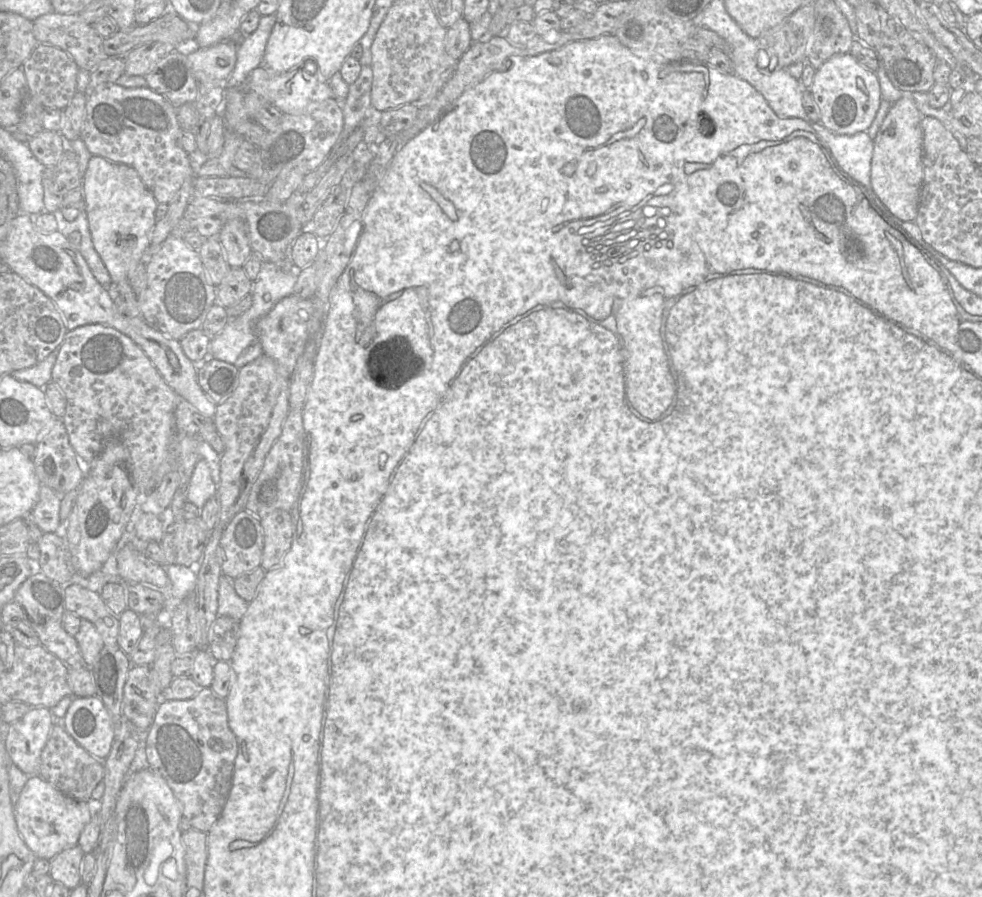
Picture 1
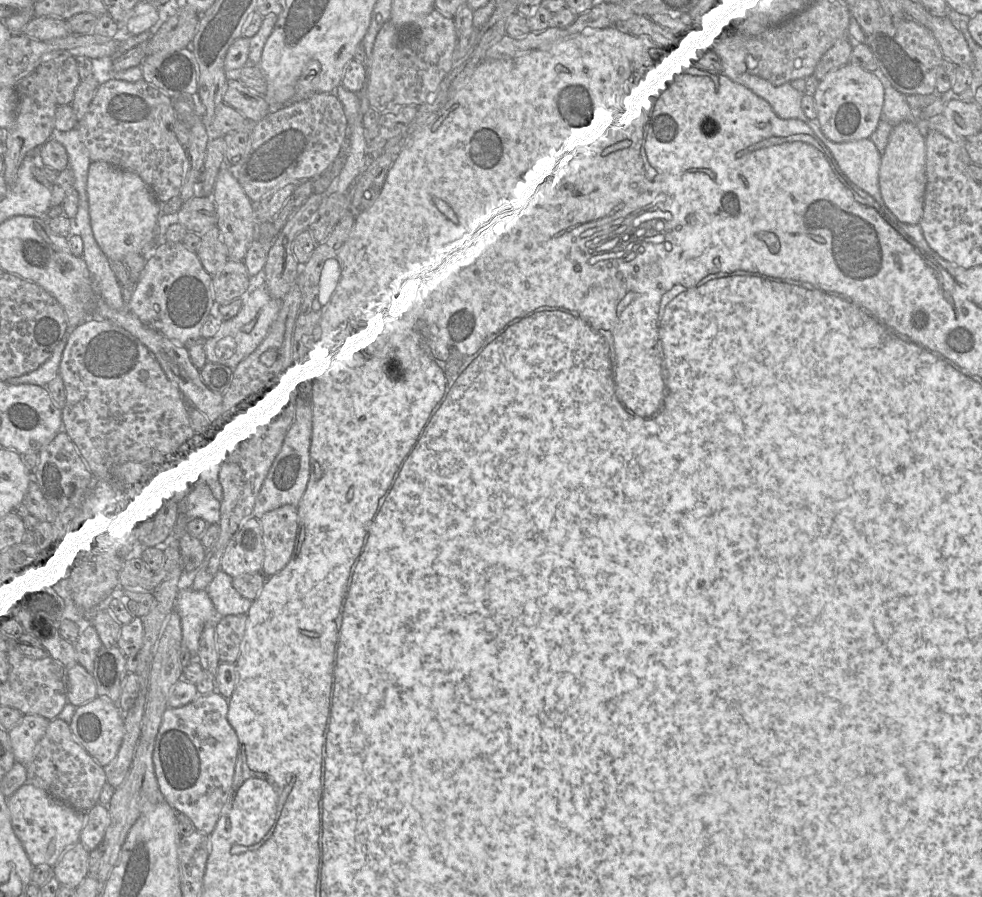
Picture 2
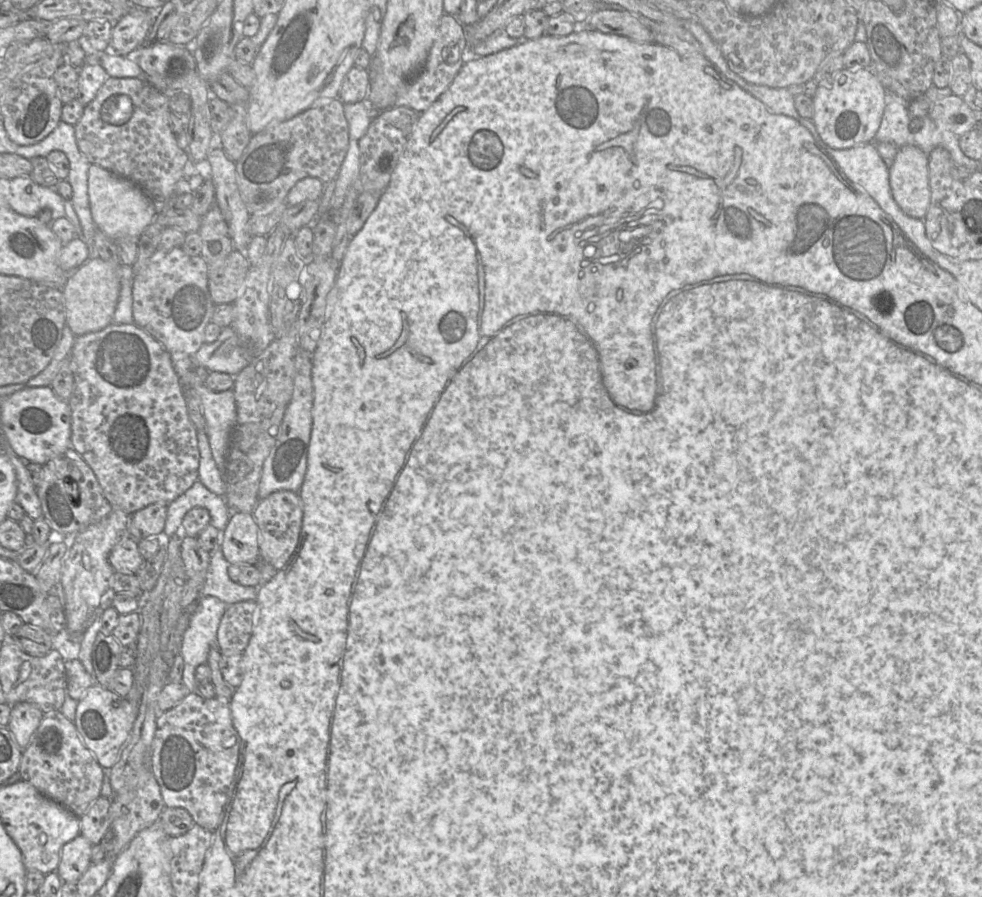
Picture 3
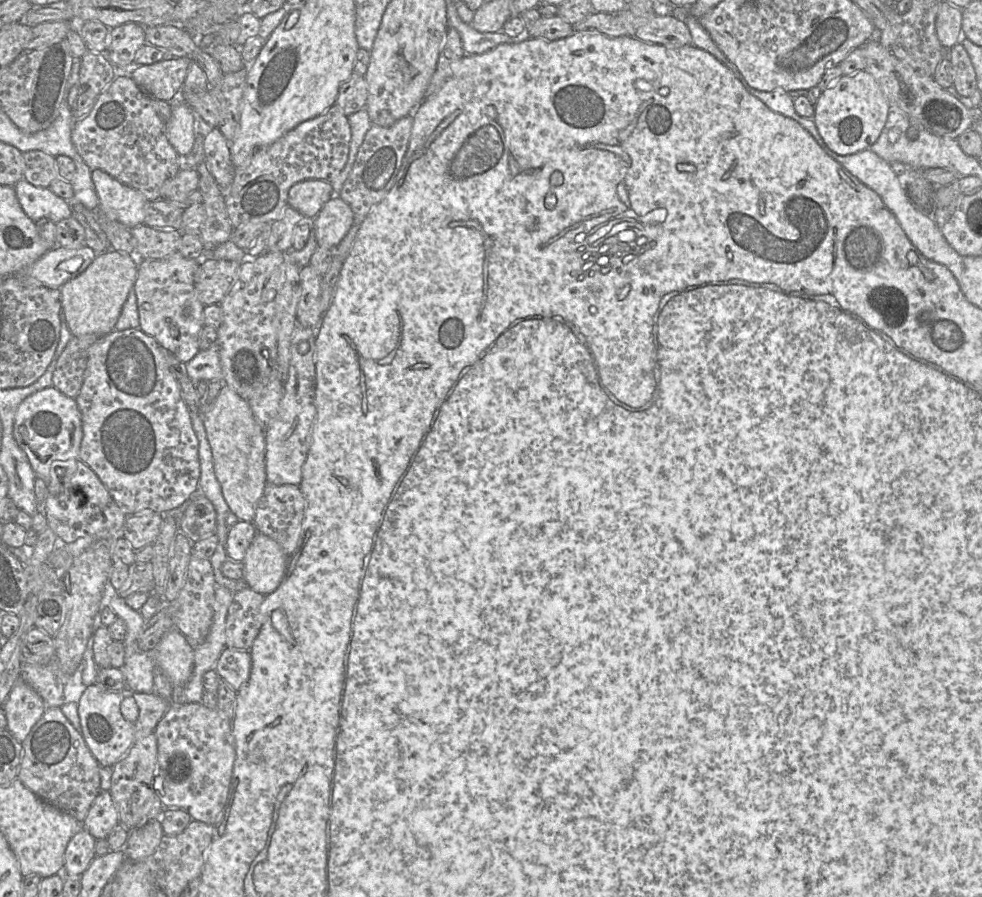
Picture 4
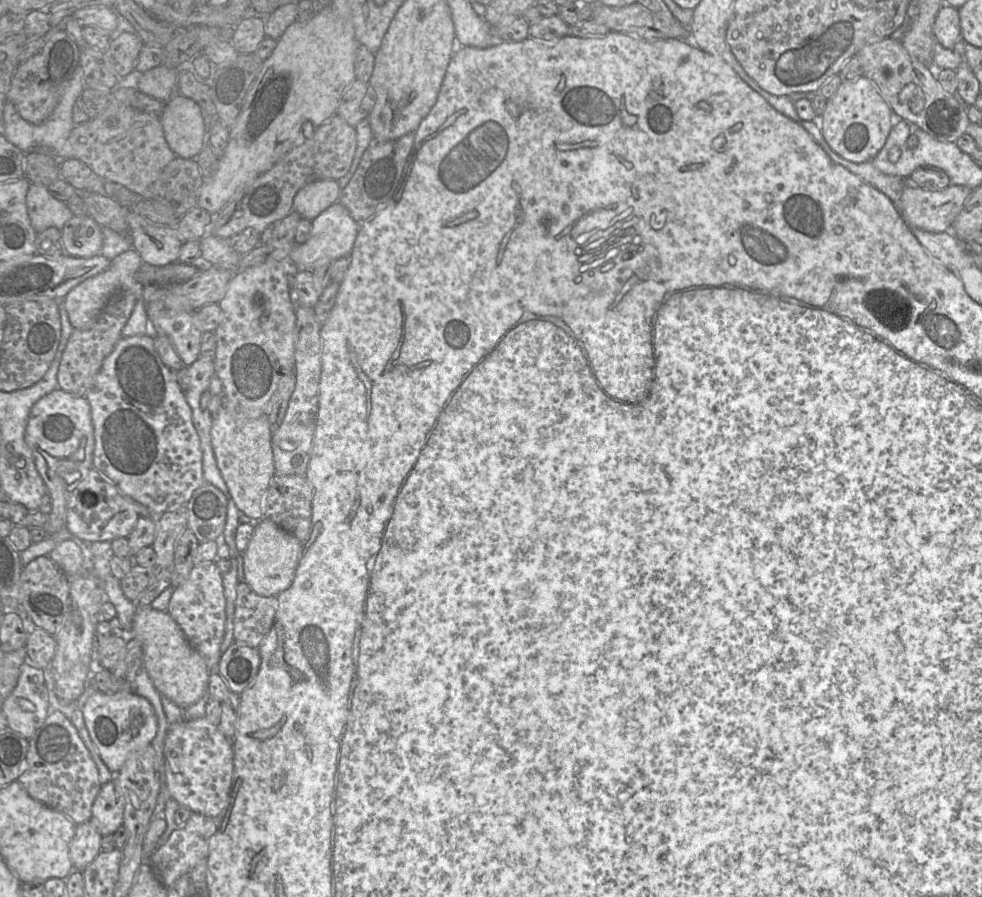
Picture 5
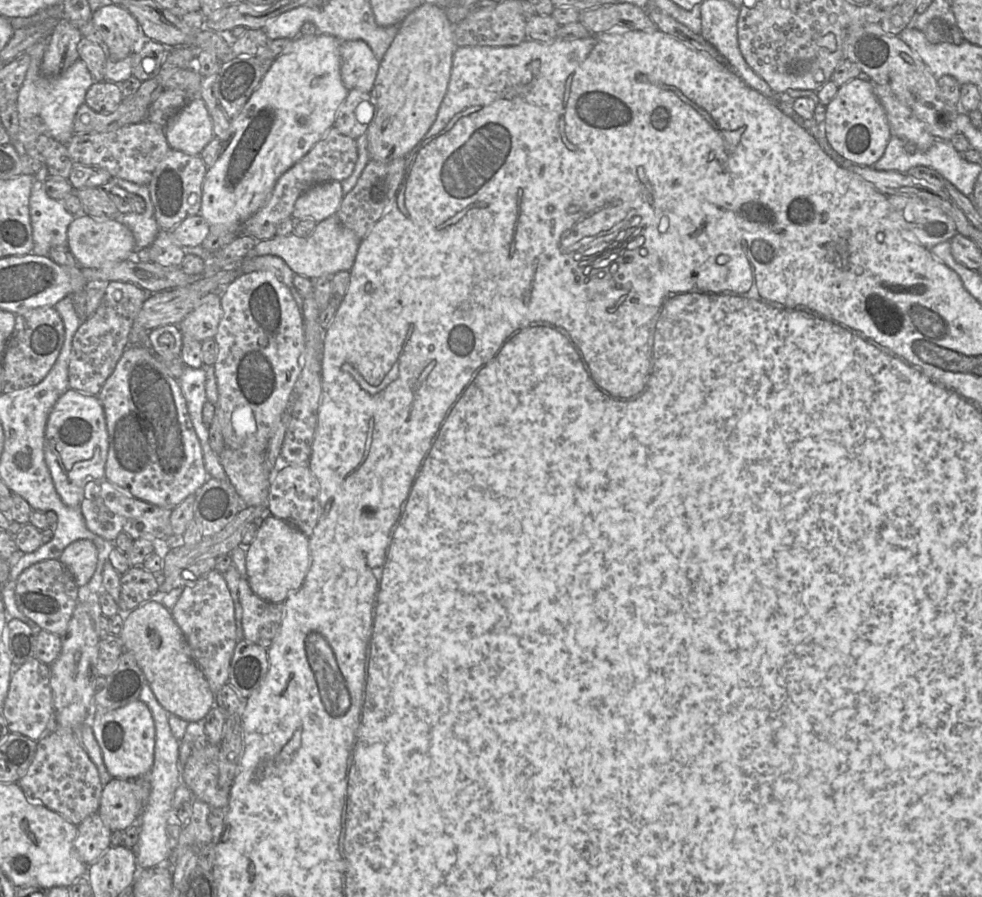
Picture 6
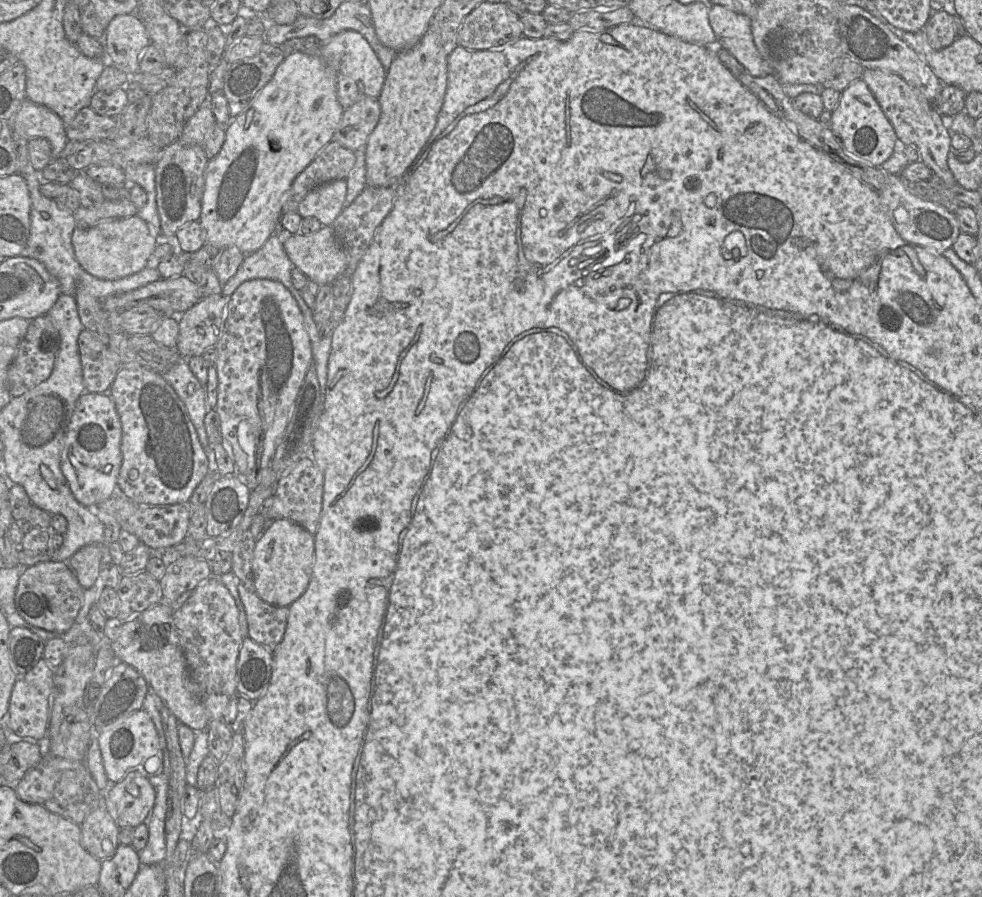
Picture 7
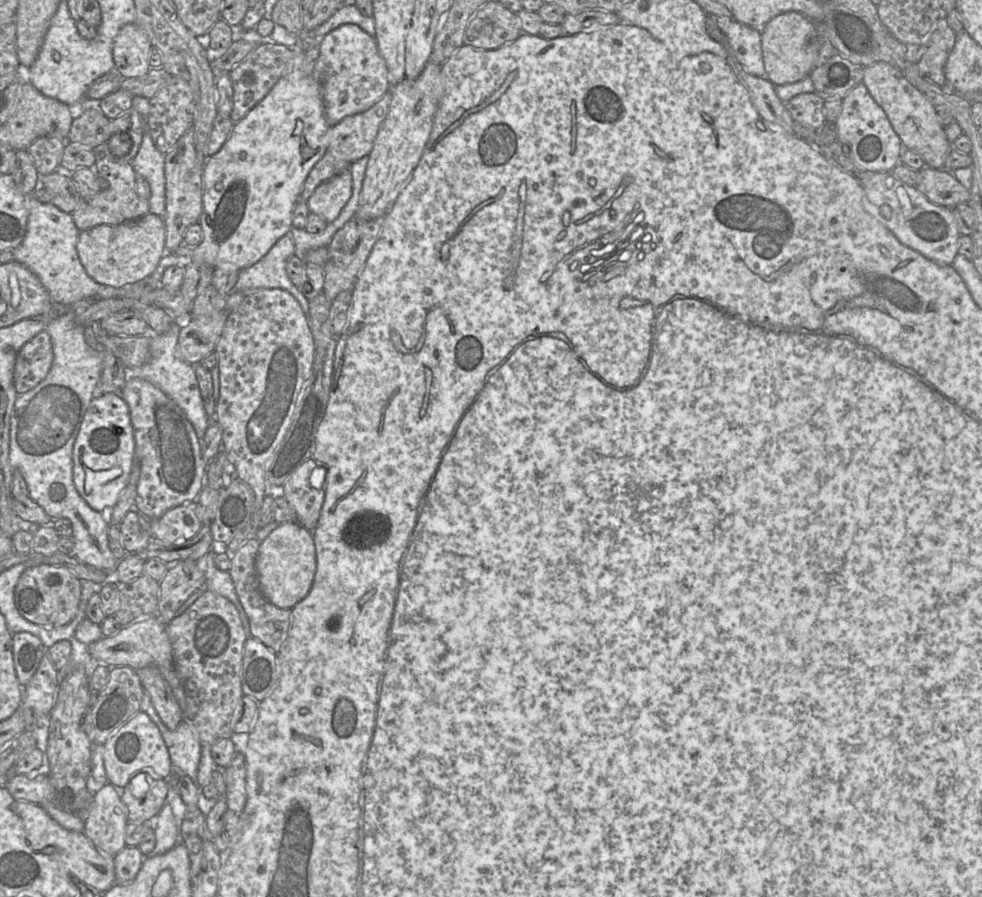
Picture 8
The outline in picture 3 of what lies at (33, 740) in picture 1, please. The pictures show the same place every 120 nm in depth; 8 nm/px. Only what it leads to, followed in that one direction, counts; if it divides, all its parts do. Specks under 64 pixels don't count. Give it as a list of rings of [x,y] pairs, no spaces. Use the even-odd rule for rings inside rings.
[[[20,702],[11,705],[8,730],[20,748],[24,749],[38,728],[44,713],[35,705]]]

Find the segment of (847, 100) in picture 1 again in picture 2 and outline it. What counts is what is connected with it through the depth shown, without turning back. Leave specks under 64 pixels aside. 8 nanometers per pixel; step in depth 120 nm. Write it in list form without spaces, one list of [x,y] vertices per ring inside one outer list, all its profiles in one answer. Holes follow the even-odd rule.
[[[851,62],[826,73],[812,96],[821,131],[836,143],[868,139],[882,119],[884,88],[880,80]]]

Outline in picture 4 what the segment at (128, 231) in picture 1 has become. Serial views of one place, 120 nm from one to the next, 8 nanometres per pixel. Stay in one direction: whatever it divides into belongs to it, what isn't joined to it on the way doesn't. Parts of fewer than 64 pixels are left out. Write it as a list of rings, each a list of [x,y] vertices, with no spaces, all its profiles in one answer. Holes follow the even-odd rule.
[[[100,169],[92,171],[99,208],[112,220],[128,228],[144,224],[147,198]]]

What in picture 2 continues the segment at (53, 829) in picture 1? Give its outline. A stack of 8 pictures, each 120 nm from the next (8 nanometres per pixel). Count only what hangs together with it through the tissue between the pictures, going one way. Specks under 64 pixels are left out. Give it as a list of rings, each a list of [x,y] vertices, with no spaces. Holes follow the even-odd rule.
[[[25,783],[6,798],[6,804],[13,831],[34,867],[40,865],[54,867],[65,850],[80,841],[86,812],[75,810],[42,788]]]

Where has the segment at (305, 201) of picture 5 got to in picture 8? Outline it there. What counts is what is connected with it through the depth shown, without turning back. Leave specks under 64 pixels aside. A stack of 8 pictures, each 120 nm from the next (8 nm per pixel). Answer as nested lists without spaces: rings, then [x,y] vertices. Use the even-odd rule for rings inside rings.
[[[348,169],[333,178],[321,183],[307,199],[306,203],[310,212],[317,214],[327,224],[333,222],[347,204],[352,192],[351,173]]]

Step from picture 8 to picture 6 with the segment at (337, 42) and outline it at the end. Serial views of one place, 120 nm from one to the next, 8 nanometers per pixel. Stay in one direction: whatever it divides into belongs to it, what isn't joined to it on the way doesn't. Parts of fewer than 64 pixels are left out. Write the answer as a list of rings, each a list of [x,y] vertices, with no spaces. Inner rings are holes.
[[[363,40],[341,41],[340,60],[340,73],[345,87],[369,93],[380,65],[370,46]]]

